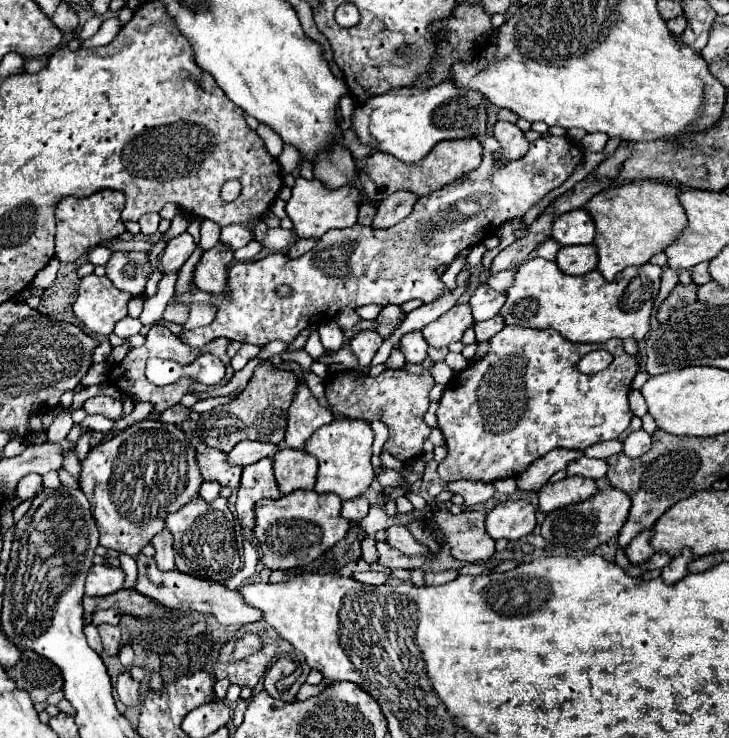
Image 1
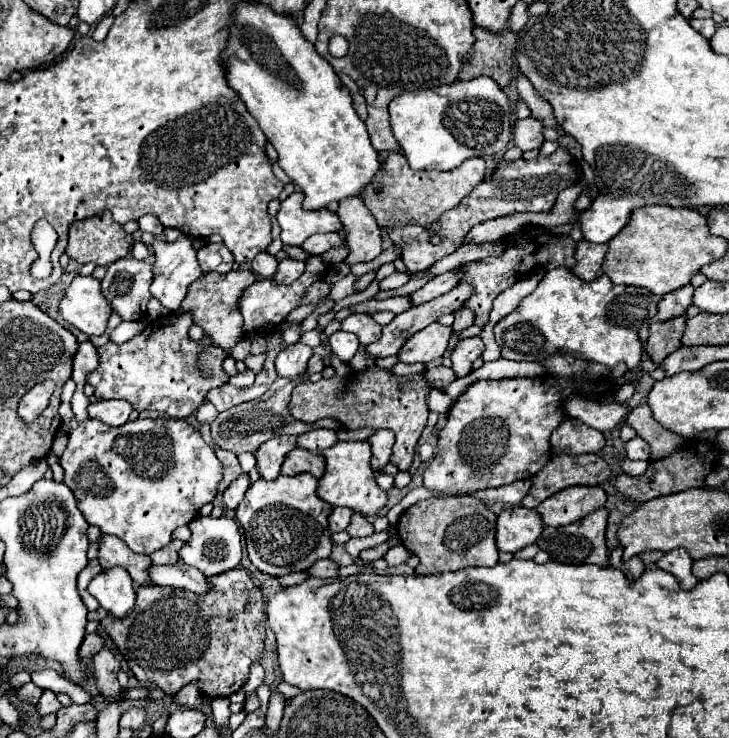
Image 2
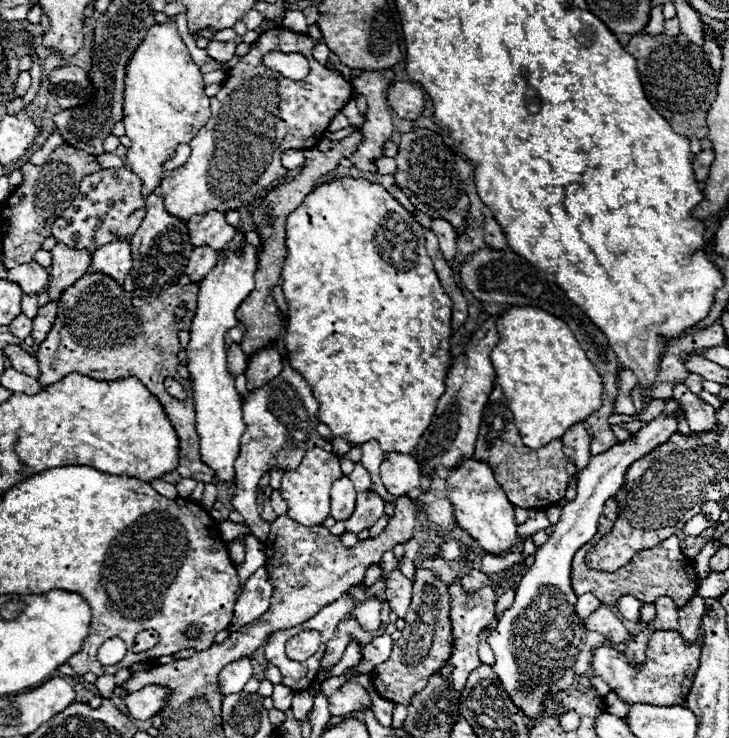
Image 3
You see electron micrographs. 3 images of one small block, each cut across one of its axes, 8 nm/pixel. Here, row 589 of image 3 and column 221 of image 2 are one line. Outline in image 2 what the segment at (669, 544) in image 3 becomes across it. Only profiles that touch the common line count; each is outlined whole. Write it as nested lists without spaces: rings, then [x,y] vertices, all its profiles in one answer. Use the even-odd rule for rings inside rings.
[[[234,568],[206,580],[208,592],[204,596],[196,596],[184,588],[140,586],[136,606],[124,620],[106,616],[102,622],[106,634],[128,660],[130,670],[142,686],[176,694],[196,680],[200,696],[230,696],[246,684],[248,668],[262,660],[266,636],[266,600],[262,590],[244,568]],[[164,612],[178,612],[178,618],[162,618]]]

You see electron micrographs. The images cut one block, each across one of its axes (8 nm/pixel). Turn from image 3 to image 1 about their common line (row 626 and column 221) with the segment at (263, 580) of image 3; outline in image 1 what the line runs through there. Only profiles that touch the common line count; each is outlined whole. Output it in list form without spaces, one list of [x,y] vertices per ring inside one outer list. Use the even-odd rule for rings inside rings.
[[[230,224],[228,228],[222,228],[222,232],[220,232],[220,240],[224,244],[230,244],[234,250],[246,246],[252,238],[254,238],[252,230],[244,228],[244,224]]]

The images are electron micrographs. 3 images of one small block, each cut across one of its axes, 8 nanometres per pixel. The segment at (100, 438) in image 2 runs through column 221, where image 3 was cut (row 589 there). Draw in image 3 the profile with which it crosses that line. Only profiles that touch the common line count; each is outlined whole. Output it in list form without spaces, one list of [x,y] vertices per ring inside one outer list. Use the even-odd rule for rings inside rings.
[[[470,570],[468,574],[464,574],[464,576],[460,578],[460,584],[462,584],[462,588],[464,588],[466,592],[478,592],[480,588],[484,588],[484,586],[494,586],[496,582],[494,582],[490,576],[486,576],[484,572],[480,572],[480,570]]]

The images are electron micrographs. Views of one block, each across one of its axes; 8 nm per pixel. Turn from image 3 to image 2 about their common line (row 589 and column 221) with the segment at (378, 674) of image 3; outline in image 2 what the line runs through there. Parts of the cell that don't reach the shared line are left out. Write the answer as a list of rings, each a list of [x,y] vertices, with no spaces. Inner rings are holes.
[[[312,356],[308,361],[307,370],[301,376],[299,382],[278,377],[276,382],[268,388],[268,392],[260,400],[252,400],[248,404],[240,404],[236,408],[228,408],[224,414],[218,414],[218,418],[210,424],[212,426],[214,442],[222,450],[230,450],[234,454],[242,454],[242,452],[256,452],[260,448],[260,444],[264,444],[270,438],[282,436],[282,434],[298,434],[300,436],[304,432],[310,432],[314,428],[314,424],[304,424],[304,422],[294,420],[290,416],[290,412],[288,412],[288,398],[291,398],[291,393],[295,386],[308,380],[310,375],[322,372],[322,368],[324,368],[322,356]],[[276,392],[280,392],[280,396]],[[274,394],[276,394],[276,400],[274,400]],[[284,394],[286,394],[286,402],[282,398]]]

